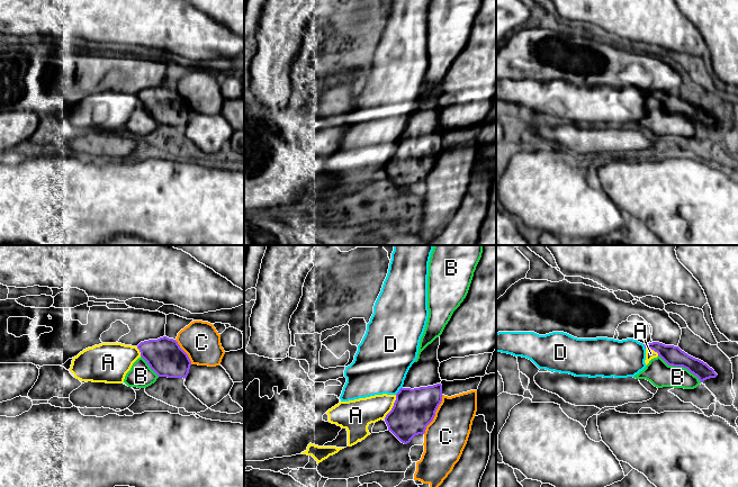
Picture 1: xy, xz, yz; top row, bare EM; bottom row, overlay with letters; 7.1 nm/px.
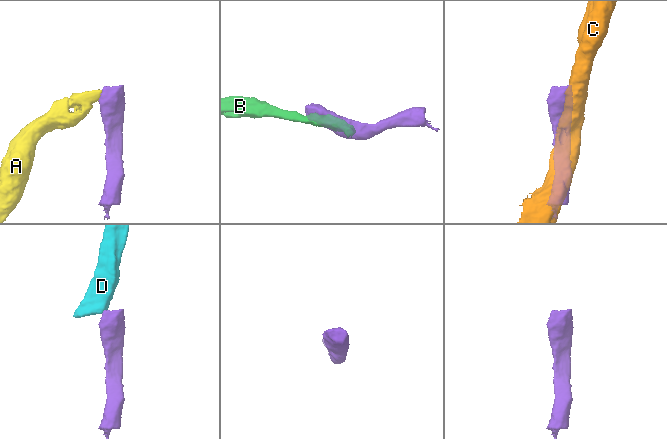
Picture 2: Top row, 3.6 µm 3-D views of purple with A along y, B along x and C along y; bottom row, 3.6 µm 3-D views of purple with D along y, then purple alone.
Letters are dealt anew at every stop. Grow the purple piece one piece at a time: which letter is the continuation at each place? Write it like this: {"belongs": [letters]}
{"belongs": []}

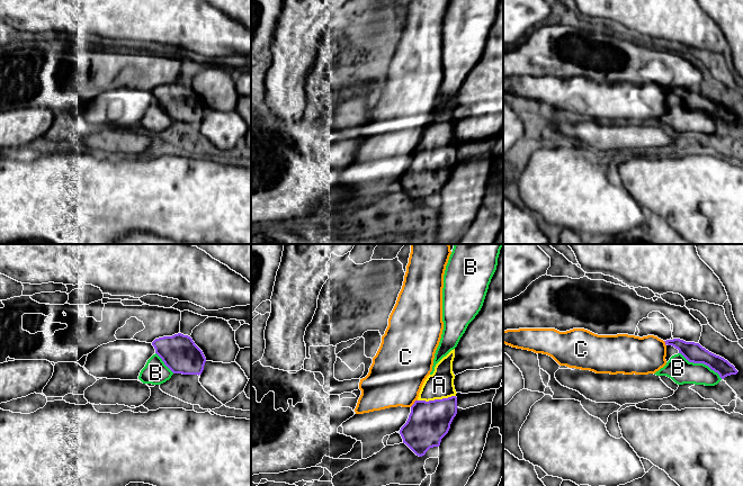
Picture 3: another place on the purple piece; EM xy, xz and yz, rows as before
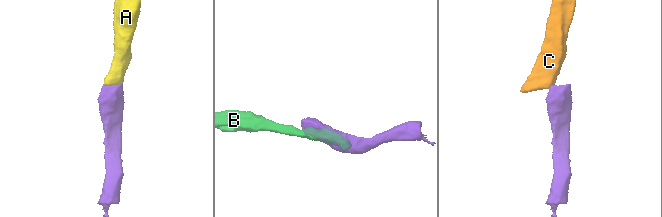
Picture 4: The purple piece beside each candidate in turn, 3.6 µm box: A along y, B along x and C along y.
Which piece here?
{"belongs": ["A"]}

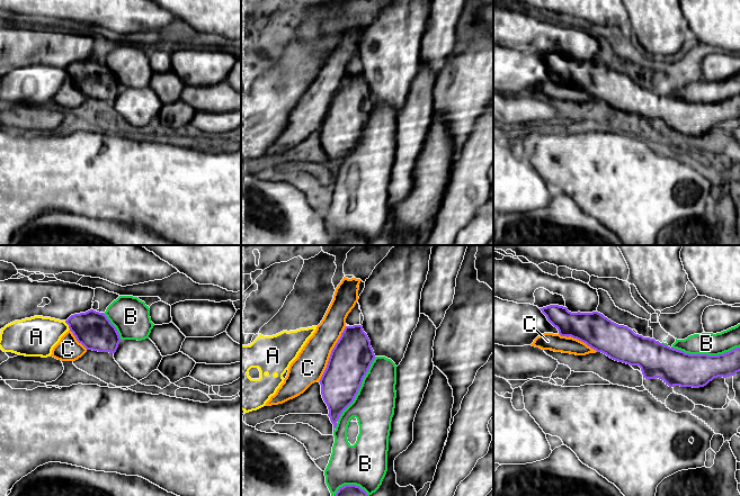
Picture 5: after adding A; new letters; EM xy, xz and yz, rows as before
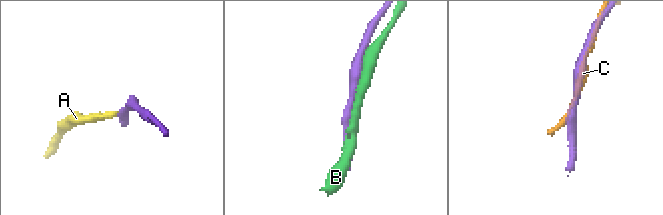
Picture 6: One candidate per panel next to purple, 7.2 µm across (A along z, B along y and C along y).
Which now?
{"belongs": []}

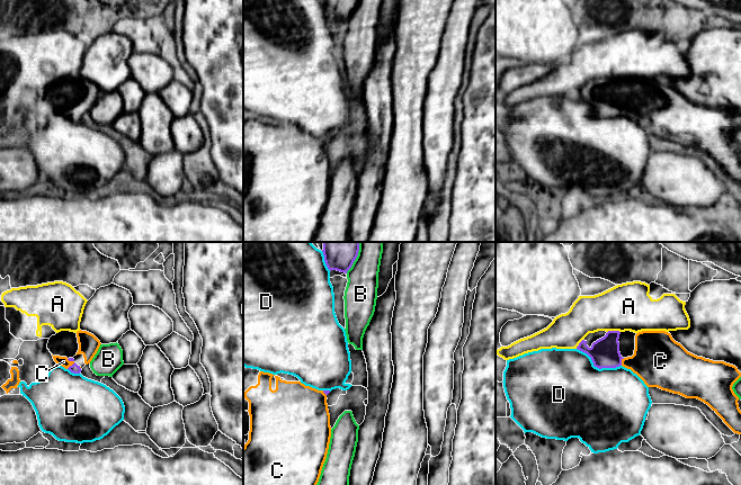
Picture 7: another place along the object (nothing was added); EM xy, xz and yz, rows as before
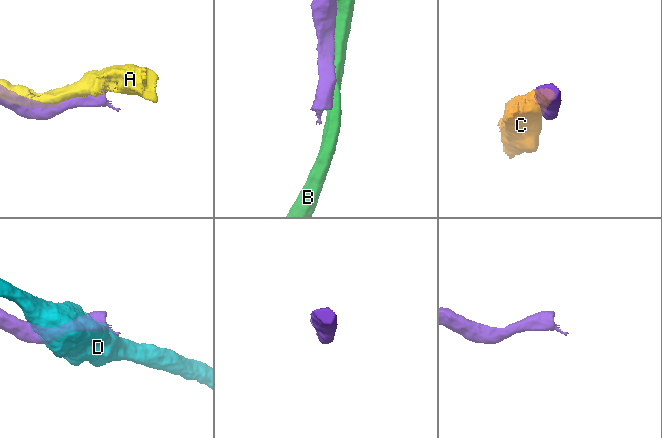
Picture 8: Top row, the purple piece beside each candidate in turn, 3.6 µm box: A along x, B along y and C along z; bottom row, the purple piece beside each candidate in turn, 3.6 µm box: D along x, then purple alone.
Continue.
{"belongs": ["C"]}

